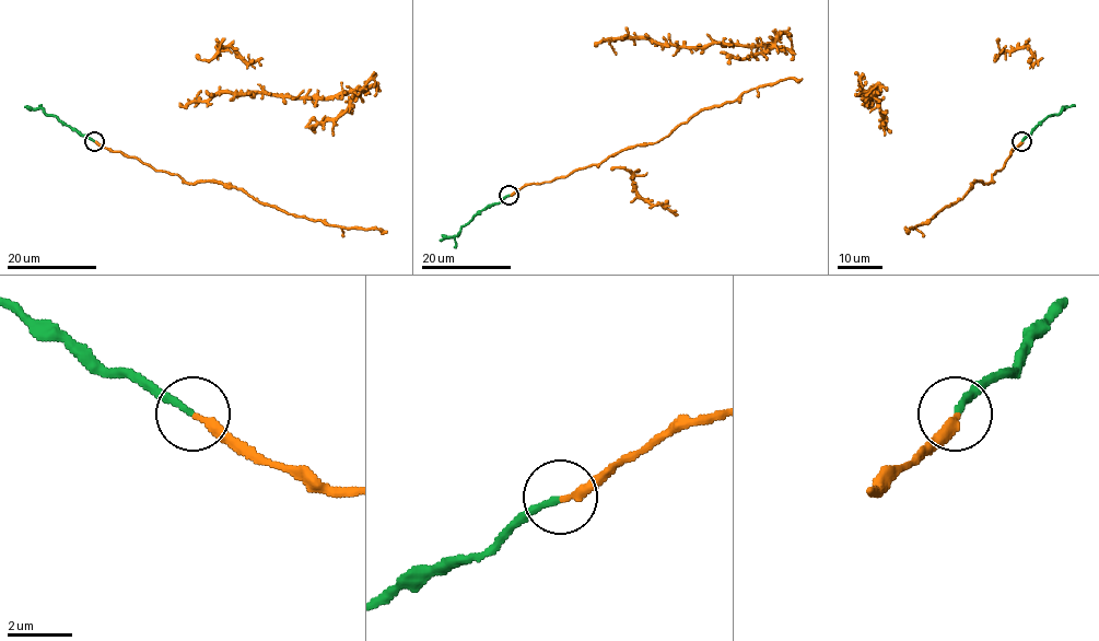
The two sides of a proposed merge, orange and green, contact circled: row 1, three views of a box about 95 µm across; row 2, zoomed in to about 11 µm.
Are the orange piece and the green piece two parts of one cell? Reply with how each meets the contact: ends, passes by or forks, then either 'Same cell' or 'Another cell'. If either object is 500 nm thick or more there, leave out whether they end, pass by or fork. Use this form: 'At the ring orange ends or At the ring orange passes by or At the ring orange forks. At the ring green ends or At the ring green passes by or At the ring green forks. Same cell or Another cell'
At the ring orange ends. At the ring green ends. Another cell

